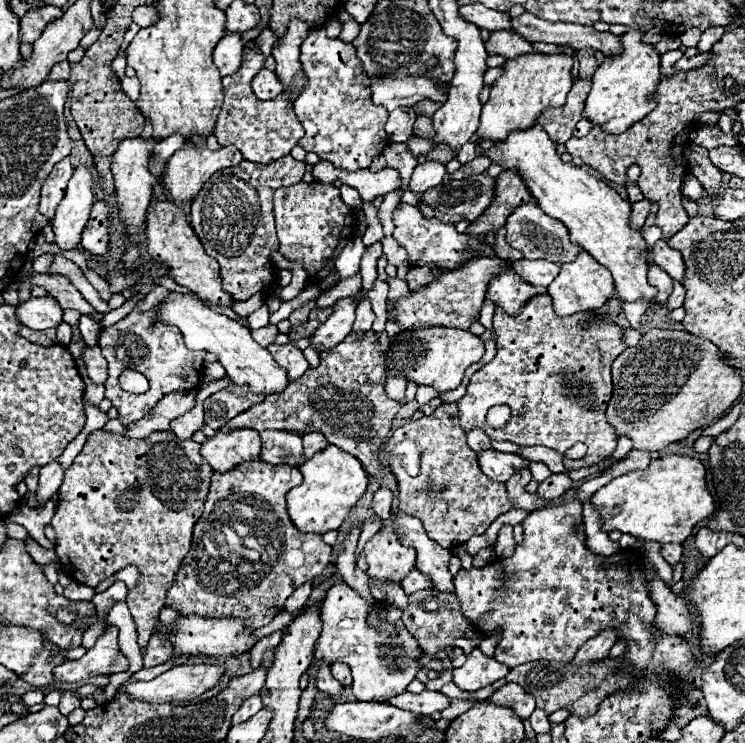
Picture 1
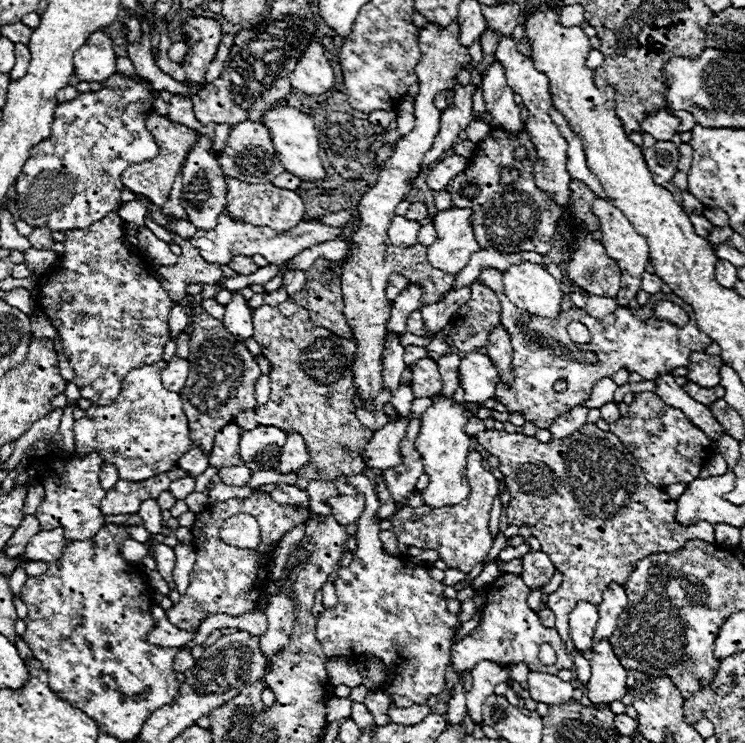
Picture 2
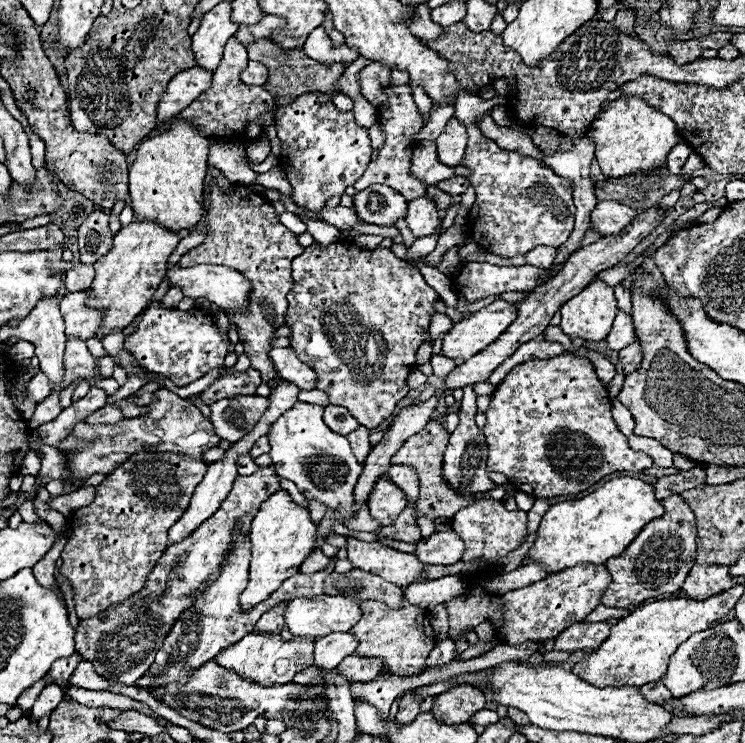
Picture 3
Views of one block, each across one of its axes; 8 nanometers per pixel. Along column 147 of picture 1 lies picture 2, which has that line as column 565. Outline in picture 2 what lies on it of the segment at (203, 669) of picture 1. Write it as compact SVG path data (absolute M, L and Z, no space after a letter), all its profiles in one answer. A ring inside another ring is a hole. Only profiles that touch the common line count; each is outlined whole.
M530 672L528 674L528 692L534 702L544 702L544 704L564 704L572 698L574 686L570 682L560 680L554 674L546 672Z

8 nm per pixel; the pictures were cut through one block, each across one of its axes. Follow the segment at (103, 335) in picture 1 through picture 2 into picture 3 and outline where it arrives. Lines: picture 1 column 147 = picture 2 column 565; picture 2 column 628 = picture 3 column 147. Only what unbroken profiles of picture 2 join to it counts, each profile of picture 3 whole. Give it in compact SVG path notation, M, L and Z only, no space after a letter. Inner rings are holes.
M152 302L134 334L130 334L124 342L124 348L138 360L138 364L146 372L158 372L170 378L176 386L188 386L190 382L224 364L228 344L228 336L218 330L208 312L200 308L164 308L160 302Z

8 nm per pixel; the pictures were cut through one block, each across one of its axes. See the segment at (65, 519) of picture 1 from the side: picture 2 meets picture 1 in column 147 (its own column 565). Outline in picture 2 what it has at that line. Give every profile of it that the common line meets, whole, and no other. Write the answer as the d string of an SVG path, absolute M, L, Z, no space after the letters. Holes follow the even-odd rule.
M586 424L584 428L580 428L580 432L574 432L568 438L554 438L548 444L538 442L532 436L508 434L504 430L484 430L474 438L488 454L498 458L498 470L502 472L512 496L512 502L506 508L508 524L518 528L528 526L532 530L532 536L538 538L542 552L550 556L552 564L563 575L560 588L548 595L546 605L556 616L554 628L560 632L560 638L564 638L568 654L576 664L578 680L586 684L590 678L590 662L582 652L574 648L568 632L568 616L576 608L576 604L586 600L598 606L608 584L614 582L626 586L628 576L636 568L636 562L640 562L644 556L656 552L678 552L688 540L696 538L716 544L714 526L708 522L680 526L674 520L676 500L672 500L664 490L648 484L638 460L626 450L626 446L612 432L598 430L596 424Z

